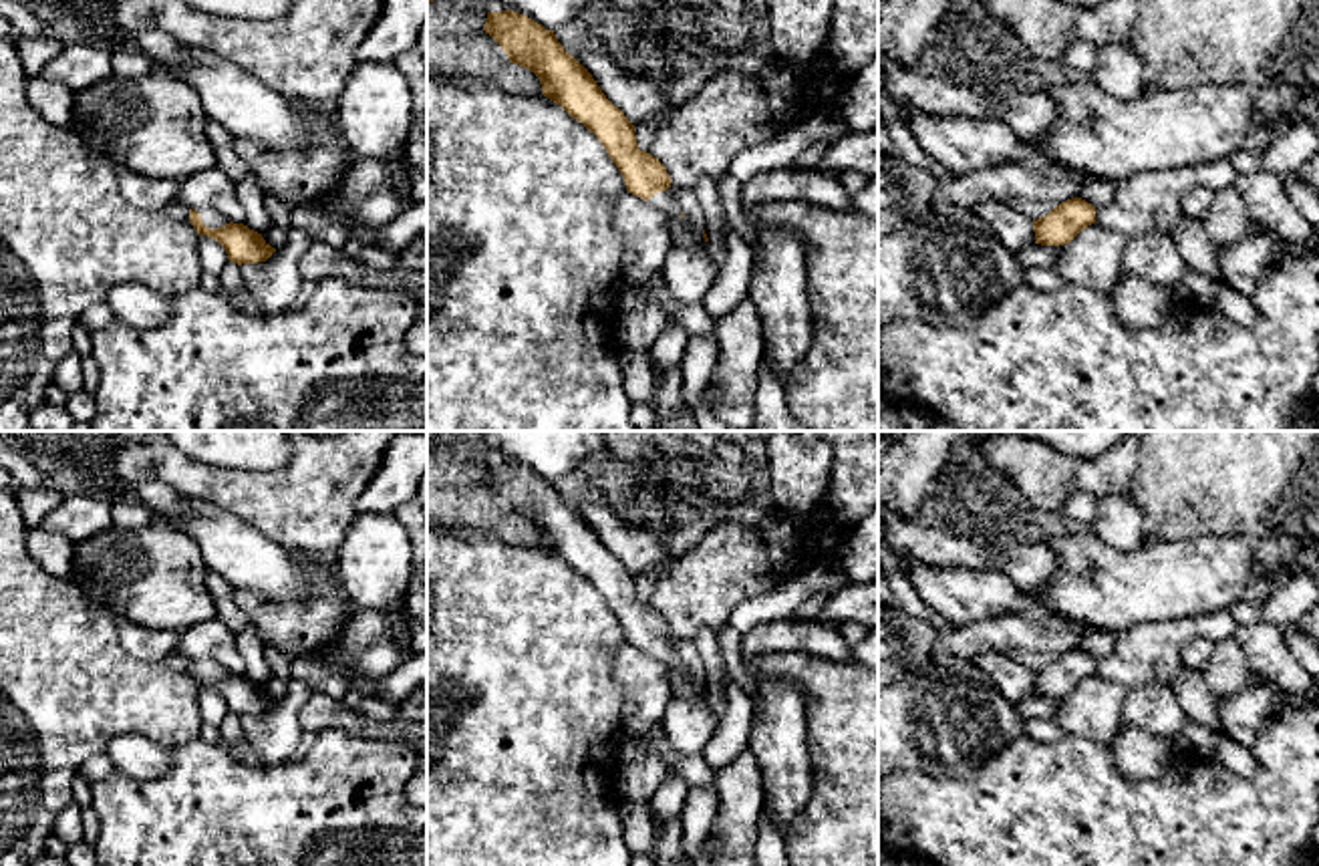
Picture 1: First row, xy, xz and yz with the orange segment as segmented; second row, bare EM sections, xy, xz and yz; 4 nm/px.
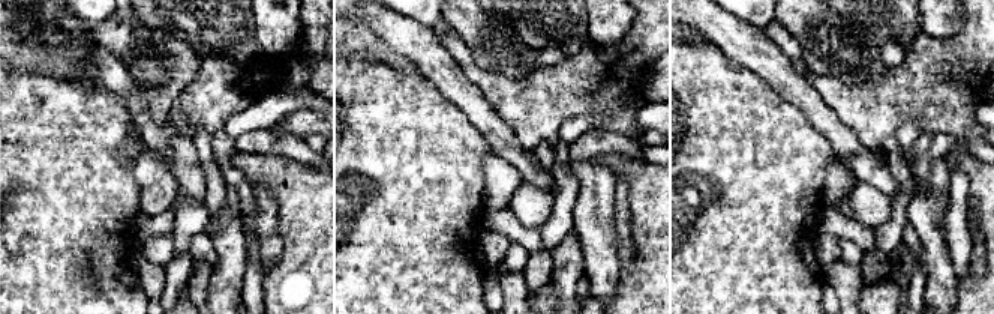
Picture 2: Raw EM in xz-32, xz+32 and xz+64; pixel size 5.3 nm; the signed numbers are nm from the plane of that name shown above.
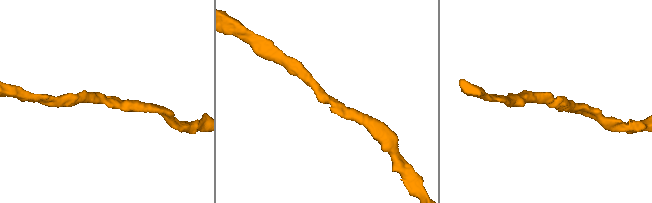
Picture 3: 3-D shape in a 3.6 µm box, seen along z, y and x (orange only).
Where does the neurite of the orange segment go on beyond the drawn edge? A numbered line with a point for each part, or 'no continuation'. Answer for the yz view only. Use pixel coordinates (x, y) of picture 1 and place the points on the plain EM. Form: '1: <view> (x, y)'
no continuation

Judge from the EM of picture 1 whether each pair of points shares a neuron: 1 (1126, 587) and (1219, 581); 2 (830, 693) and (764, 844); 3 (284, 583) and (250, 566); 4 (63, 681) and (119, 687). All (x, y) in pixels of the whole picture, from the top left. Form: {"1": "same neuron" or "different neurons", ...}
{"1": "same neuron", "2": "different neurons", "3": "same neuron", "4": "same neuron"}

